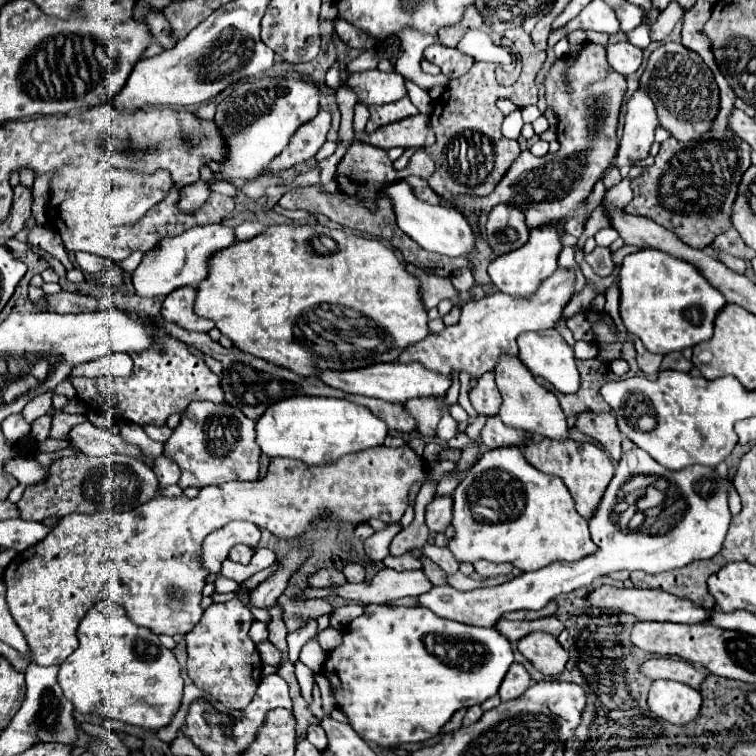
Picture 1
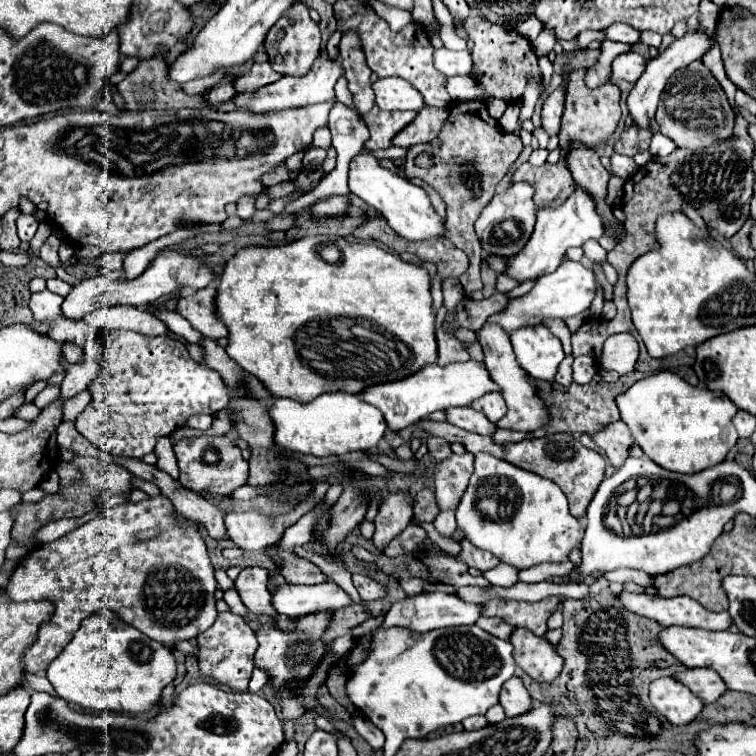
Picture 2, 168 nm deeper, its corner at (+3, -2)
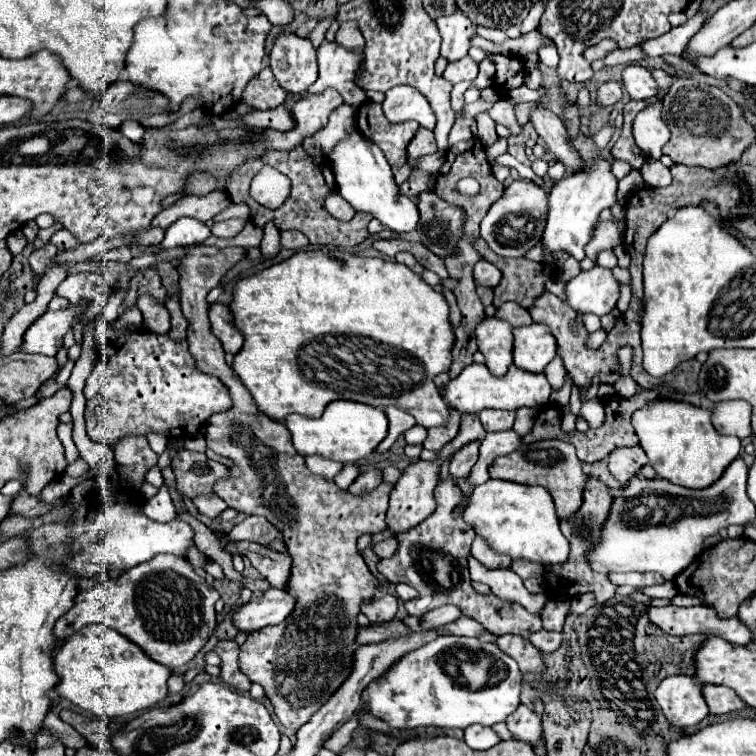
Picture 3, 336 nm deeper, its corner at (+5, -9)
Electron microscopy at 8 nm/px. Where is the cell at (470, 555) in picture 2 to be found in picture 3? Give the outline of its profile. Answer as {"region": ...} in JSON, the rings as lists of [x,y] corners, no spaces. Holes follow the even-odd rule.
{"region":[[[475,538],[473,546],[471,546],[471,554],[485,566],[485,568],[509,568],[511,566],[511,558],[505,554],[497,554],[493,552],[487,542],[483,538]]]}

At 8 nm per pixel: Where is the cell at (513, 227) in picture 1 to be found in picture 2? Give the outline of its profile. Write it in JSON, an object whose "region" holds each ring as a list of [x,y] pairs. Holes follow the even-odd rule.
{"region":[[[525,181],[513,183],[507,191],[497,193],[493,201],[483,209],[481,217],[475,223],[475,231],[487,253],[501,255],[501,257],[513,257],[523,249],[523,245],[529,241],[533,227],[535,227],[537,207],[533,203],[533,195],[535,195],[535,189],[529,183]]]}

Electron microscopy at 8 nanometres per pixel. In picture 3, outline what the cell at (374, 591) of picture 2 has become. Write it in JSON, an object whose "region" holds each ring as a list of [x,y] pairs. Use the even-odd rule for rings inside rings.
{"region":[[[391,594],[373,598],[365,604],[361,604],[361,612],[371,620],[371,622],[385,622],[385,620],[393,620],[395,612],[397,612],[397,598]]]}

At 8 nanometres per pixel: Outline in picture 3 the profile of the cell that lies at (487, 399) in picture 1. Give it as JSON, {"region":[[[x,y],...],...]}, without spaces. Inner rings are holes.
{"region":[[[485,410],[485,412],[479,412],[477,416],[479,416],[485,432],[509,430],[515,420],[515,412],[509,412],[509,410]]]}

